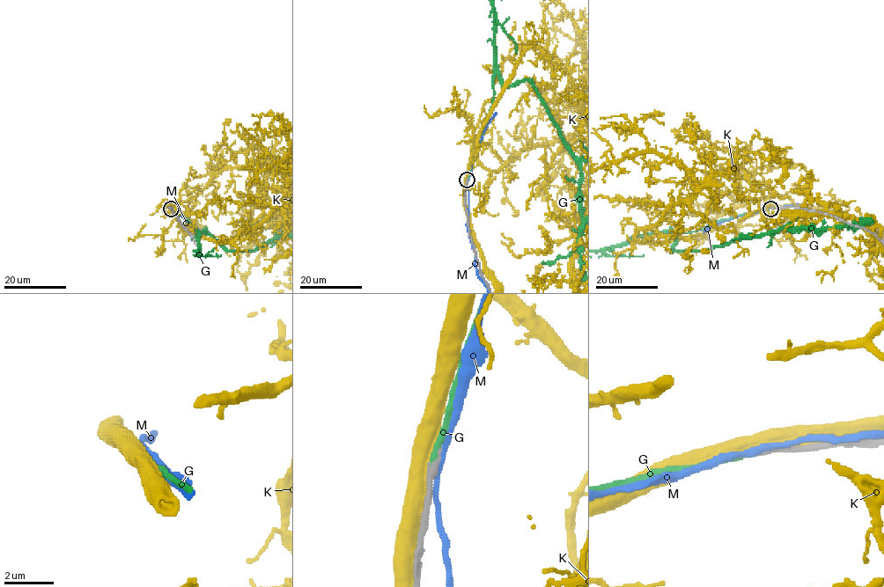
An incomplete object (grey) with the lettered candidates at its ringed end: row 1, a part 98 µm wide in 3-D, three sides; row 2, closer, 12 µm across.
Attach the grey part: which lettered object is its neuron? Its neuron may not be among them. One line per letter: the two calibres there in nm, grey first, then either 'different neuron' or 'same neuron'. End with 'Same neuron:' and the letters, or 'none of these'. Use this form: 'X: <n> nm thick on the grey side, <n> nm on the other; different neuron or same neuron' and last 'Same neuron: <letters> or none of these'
G: 280 nm thick on the grey side, 200 nm on the other; same neuron
K: 320 nm thick on the grey side, 550 nm on the other; different neuron
M: 320 nm thick on the grey side, 220 nm on the other; different neuron
Same neuron: G

